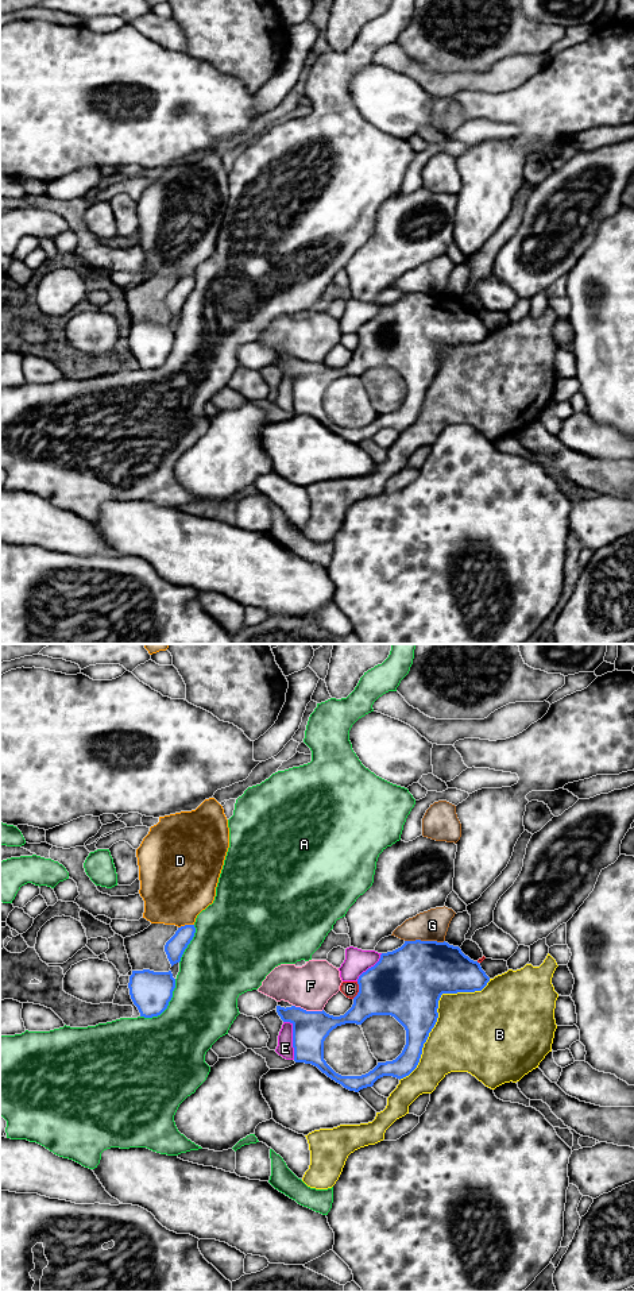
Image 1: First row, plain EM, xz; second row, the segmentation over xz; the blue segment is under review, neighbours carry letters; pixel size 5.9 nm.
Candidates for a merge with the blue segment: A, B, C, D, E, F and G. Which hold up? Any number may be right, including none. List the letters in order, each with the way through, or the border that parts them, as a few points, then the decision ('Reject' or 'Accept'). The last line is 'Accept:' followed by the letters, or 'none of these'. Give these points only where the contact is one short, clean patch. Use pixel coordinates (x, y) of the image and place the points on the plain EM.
A: Reject
B: Reject
C: Reject
D: Reject
E: Reject
F: Reject
G: Reject
Accept: none of these

